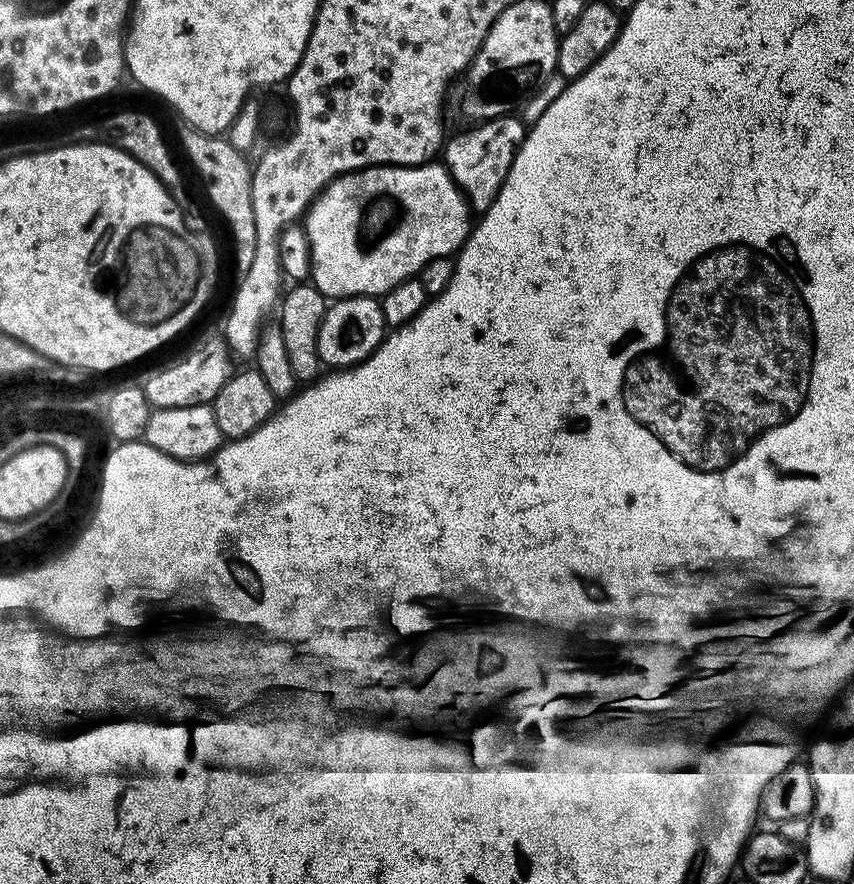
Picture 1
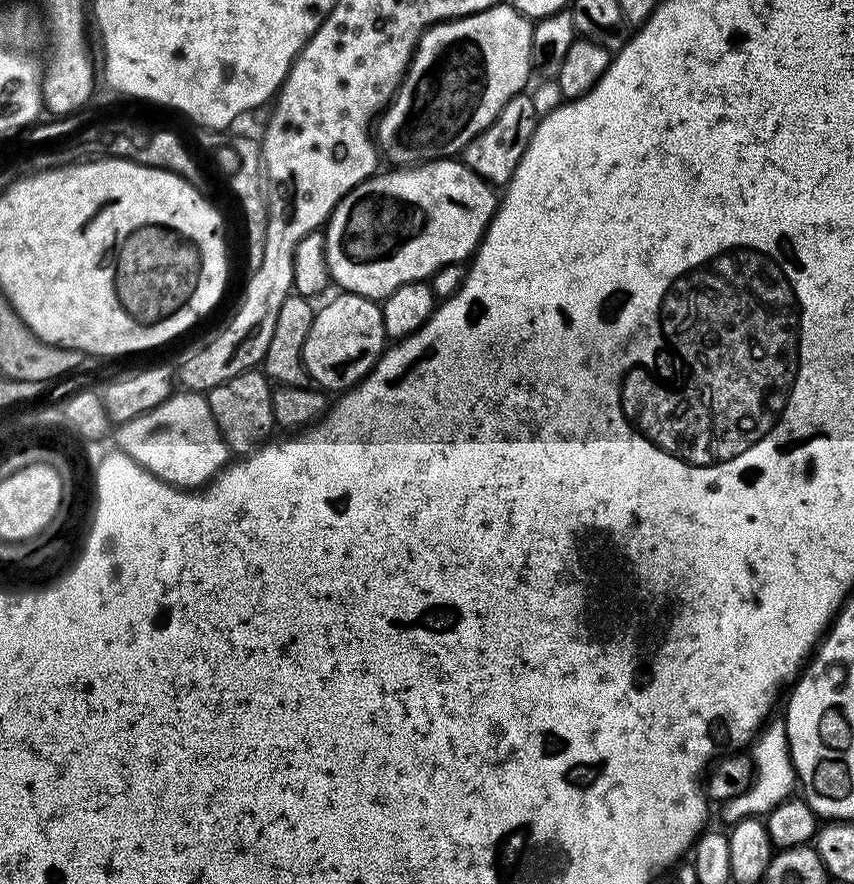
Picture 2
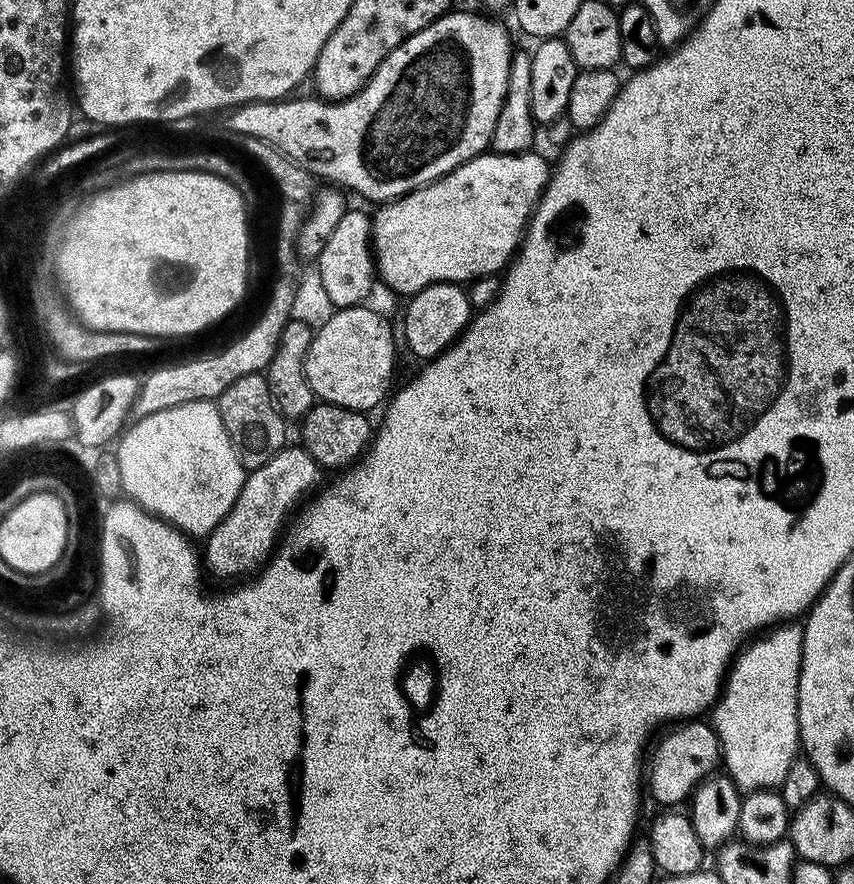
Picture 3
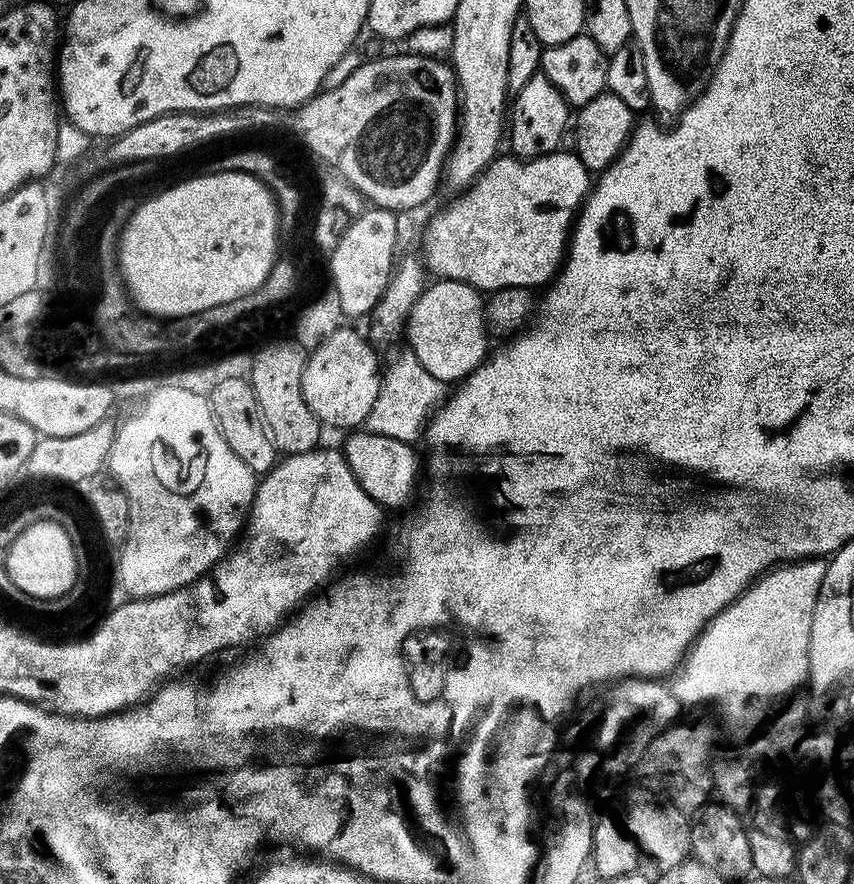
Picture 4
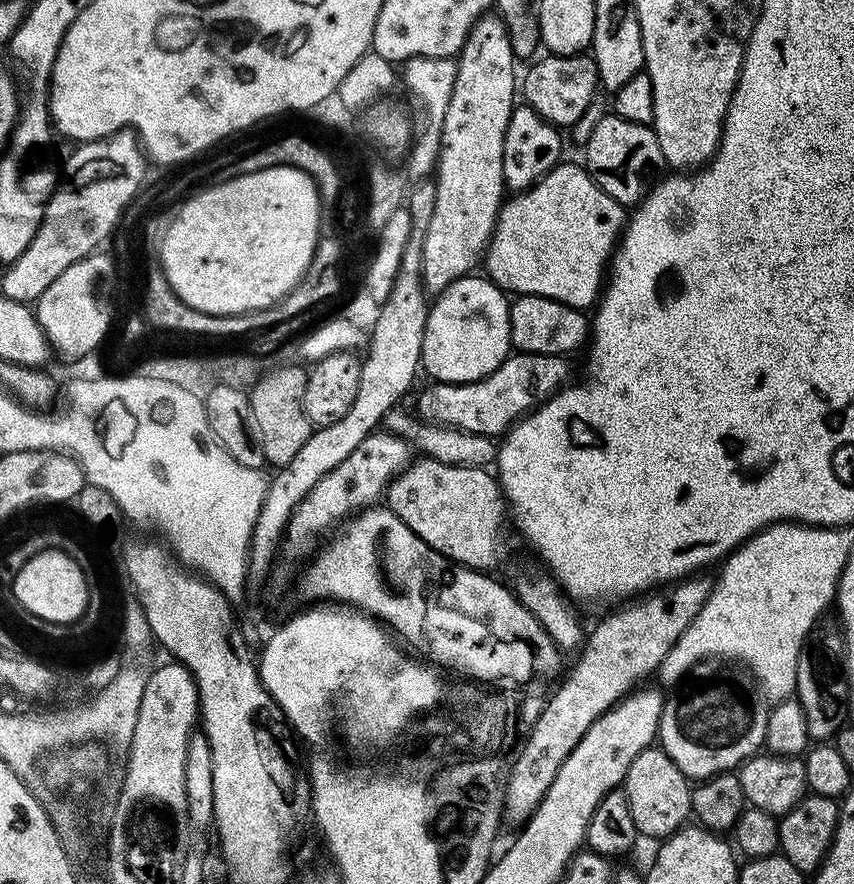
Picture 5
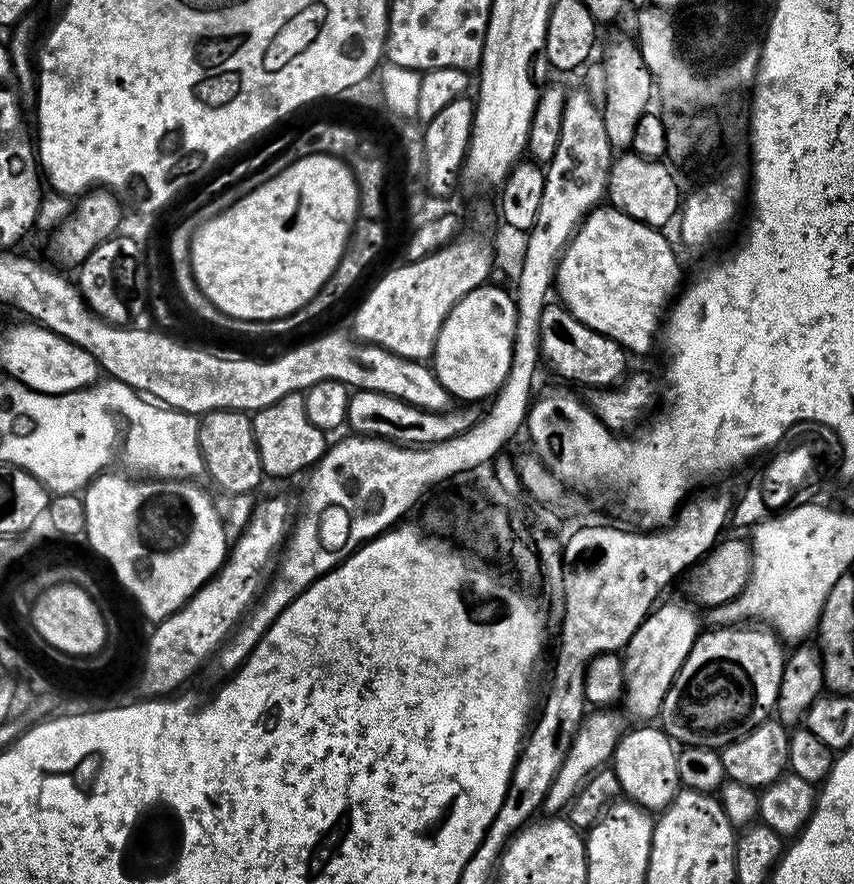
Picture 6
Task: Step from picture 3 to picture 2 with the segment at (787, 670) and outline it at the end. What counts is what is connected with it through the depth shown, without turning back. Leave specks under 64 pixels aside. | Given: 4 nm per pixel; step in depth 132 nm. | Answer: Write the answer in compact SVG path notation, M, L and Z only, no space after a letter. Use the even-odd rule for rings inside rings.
M783 719L774 720L763 725L762 731L751 745L750 764L754 769L754 775L751 777L749 789L723 805L724 820L728 826L733 826L742 819L767 817L768 813L793 795L792 787L794 789L797 787L798 777L792 765L792 755L788 749L788 735L784 729Z

